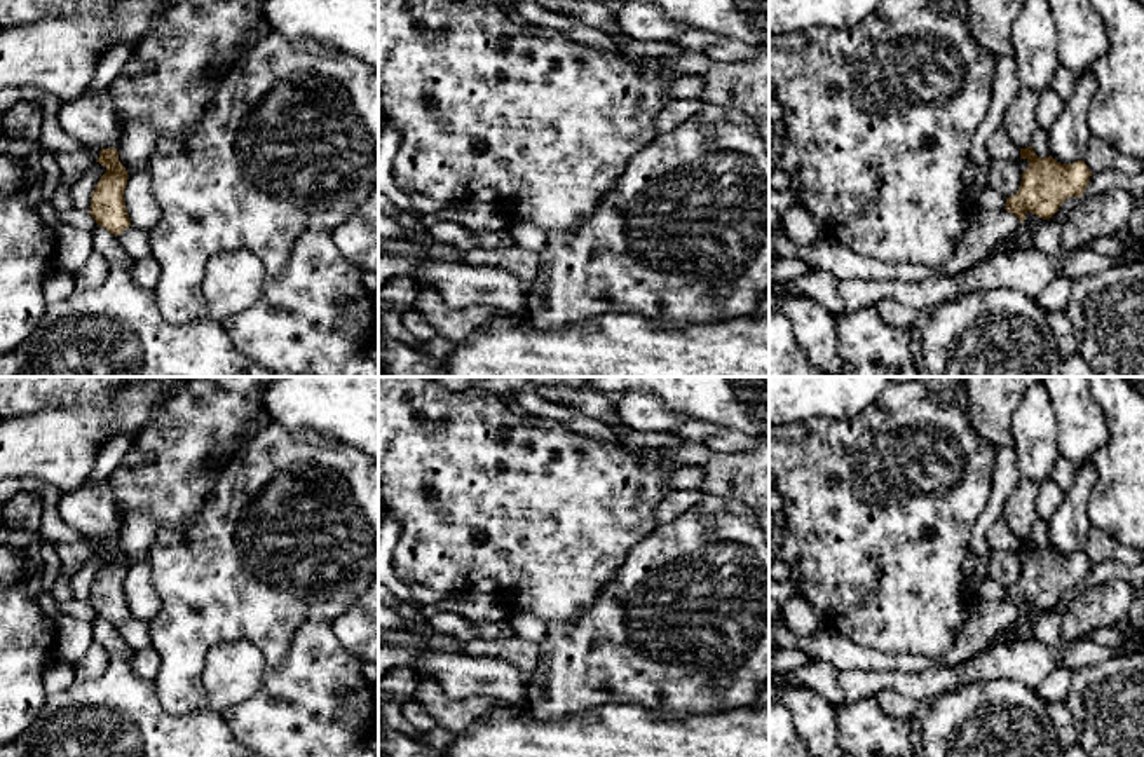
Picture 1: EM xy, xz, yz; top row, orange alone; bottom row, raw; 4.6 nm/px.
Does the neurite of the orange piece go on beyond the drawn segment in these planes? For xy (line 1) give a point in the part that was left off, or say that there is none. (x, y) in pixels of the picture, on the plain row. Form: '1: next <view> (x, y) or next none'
1: next xy (91, 510)

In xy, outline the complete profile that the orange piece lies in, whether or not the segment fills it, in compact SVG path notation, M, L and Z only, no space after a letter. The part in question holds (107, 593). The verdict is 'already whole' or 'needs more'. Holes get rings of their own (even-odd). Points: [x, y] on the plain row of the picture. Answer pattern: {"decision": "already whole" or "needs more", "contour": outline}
{"decision": "needs more", "contour": "M108 480L91 487L80 487L63 494L59 501L59 516L75 530L99 537L96 553L106 558L91 586L91 607L115 628L131 617L124 593L127 562L119 551L117 537L124 516L117 509Z"}

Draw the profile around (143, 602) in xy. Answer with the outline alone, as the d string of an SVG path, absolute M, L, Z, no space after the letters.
M146 560L127 569L124 593L131 616L150 623L160 610L160 598L152 584L152 569Z

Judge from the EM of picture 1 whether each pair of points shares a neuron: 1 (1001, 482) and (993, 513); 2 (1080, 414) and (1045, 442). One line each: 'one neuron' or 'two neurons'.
1: one neuron
2: two neurons

